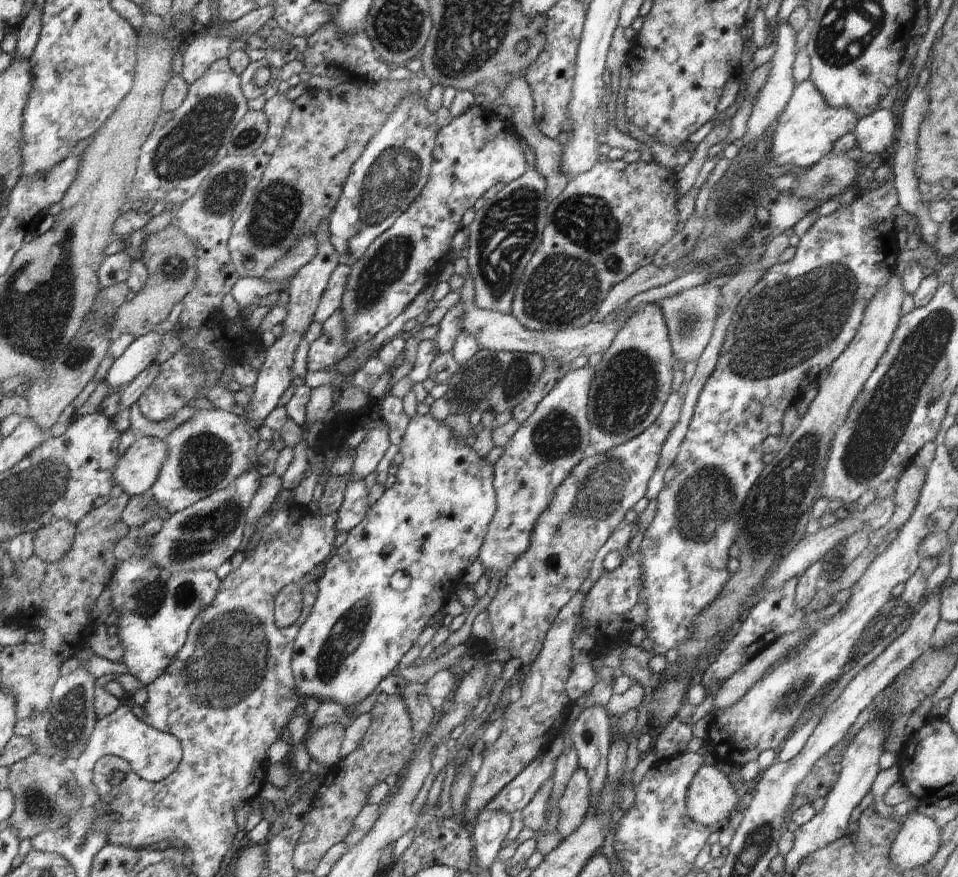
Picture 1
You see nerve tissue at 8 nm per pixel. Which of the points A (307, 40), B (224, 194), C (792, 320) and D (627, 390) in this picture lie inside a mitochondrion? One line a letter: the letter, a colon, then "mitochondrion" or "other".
A: other
B: mitochondrion
C: mitochondrion
D: mitochondrion

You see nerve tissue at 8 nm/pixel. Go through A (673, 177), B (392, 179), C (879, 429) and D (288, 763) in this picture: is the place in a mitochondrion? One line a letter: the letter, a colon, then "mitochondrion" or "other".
A: other
B: mitochondrion
C: mitochondrion
D: other

